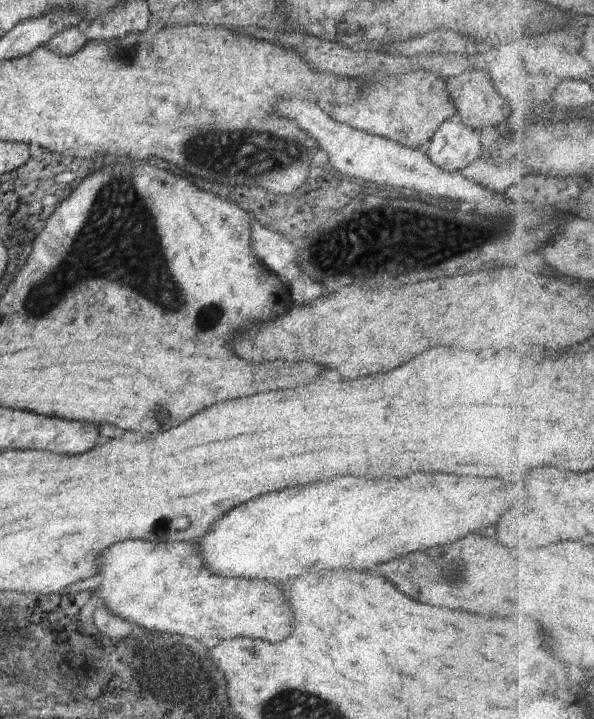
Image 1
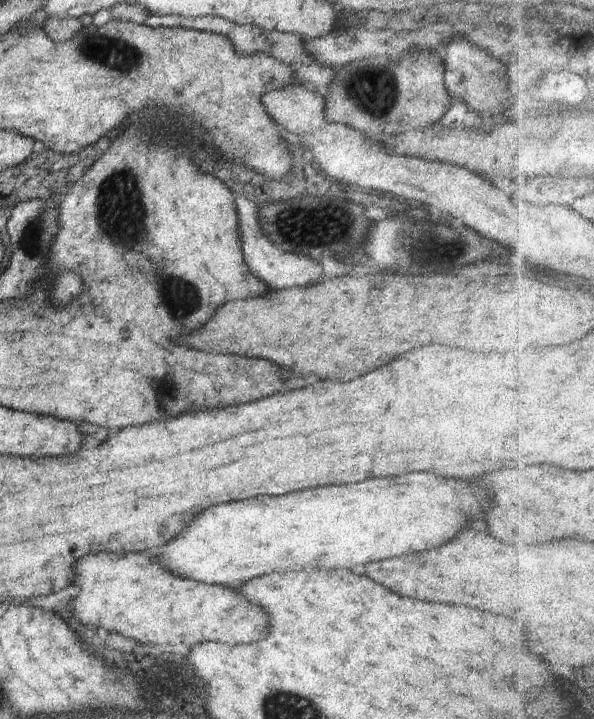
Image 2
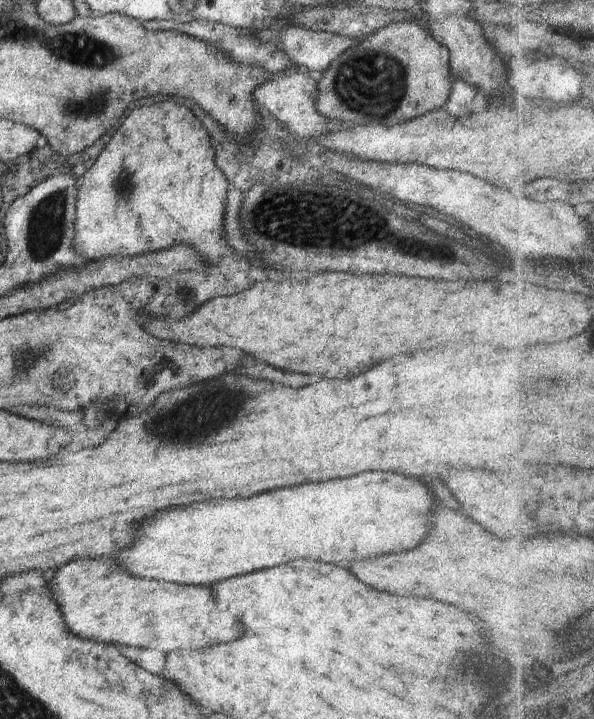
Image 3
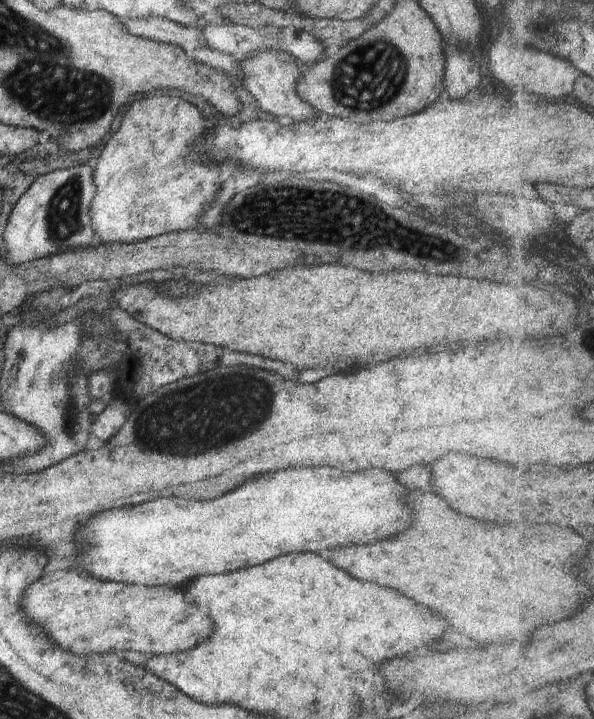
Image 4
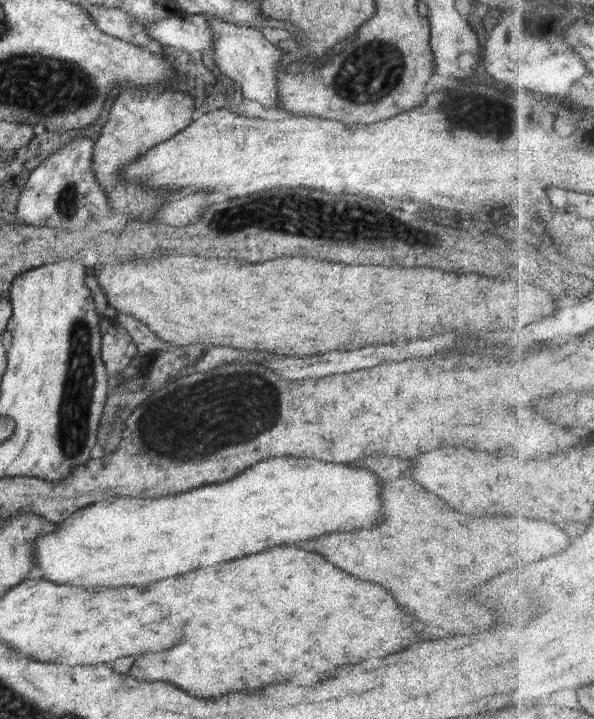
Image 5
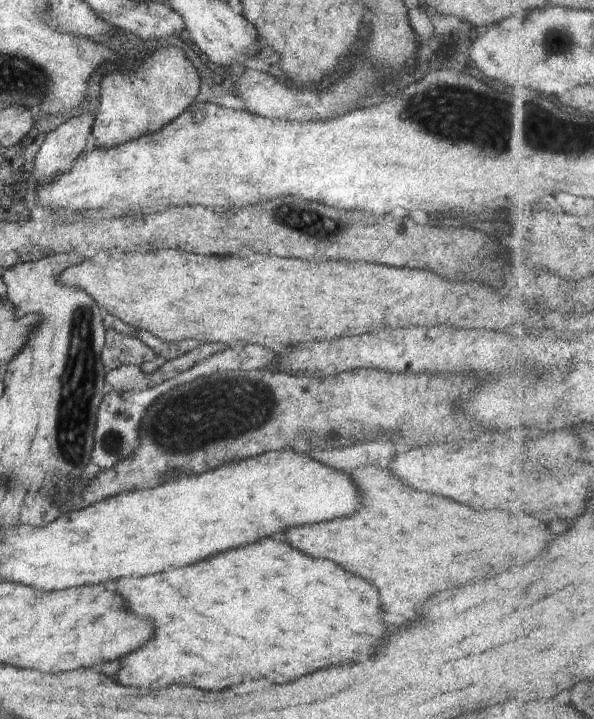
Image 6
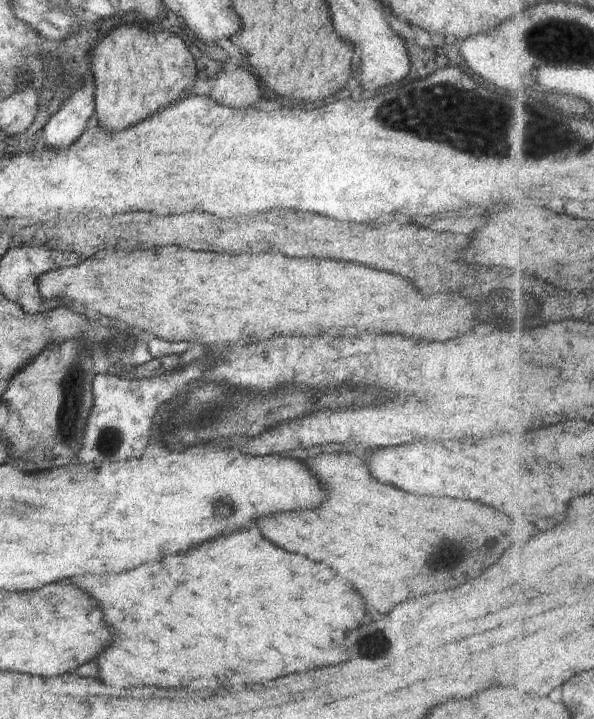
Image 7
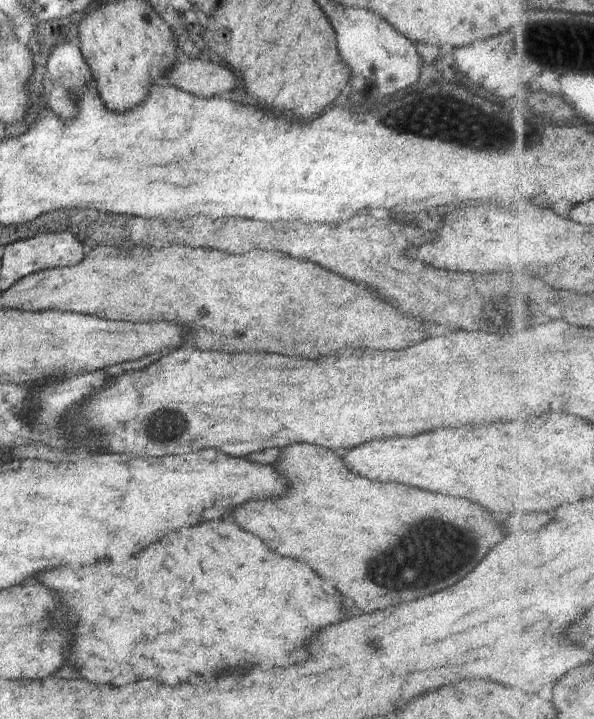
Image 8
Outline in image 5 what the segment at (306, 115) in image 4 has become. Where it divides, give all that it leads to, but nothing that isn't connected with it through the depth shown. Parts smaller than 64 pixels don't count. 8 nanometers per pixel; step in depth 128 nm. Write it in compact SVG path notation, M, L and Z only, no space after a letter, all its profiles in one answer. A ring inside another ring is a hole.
M207 16L206 22L212 30L212 52L215 64L223 76L230 83L239 83L238 88L247 100L256 100L266 108L280 108L278 106L278 90L276 90L276 78L285 69L277 69L283 62L284 50L278 45L270 43L264 37L259 28L228 24L214 16Z

